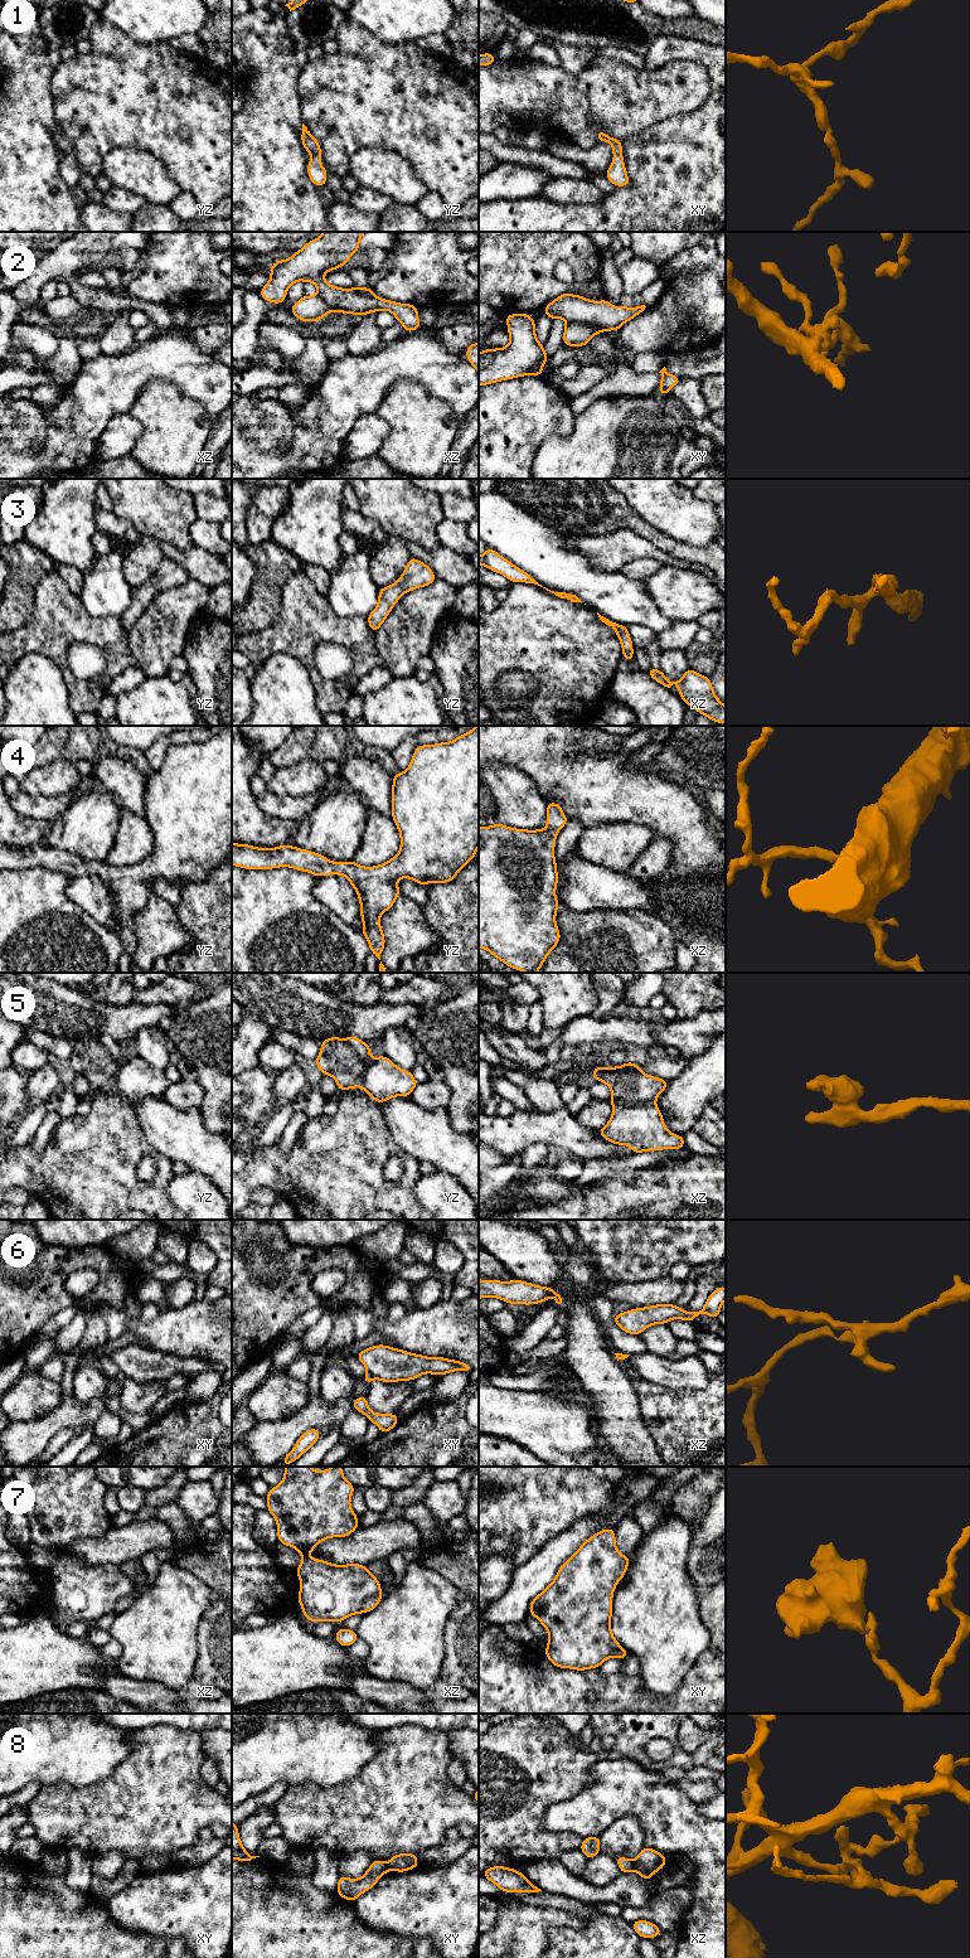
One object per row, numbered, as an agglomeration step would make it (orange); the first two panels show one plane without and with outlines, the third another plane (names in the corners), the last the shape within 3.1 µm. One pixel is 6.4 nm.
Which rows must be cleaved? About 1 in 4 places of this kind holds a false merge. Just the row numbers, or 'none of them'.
2, 5, 6, 7, 8

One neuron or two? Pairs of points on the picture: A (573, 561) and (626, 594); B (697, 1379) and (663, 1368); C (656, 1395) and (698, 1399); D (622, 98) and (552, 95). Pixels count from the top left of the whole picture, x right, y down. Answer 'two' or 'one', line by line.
A: one
B: one
C: one
D: one

